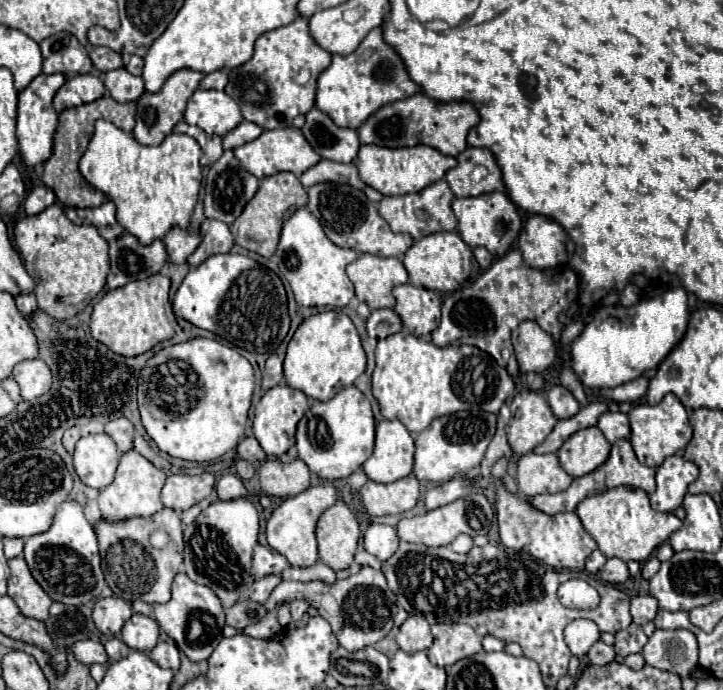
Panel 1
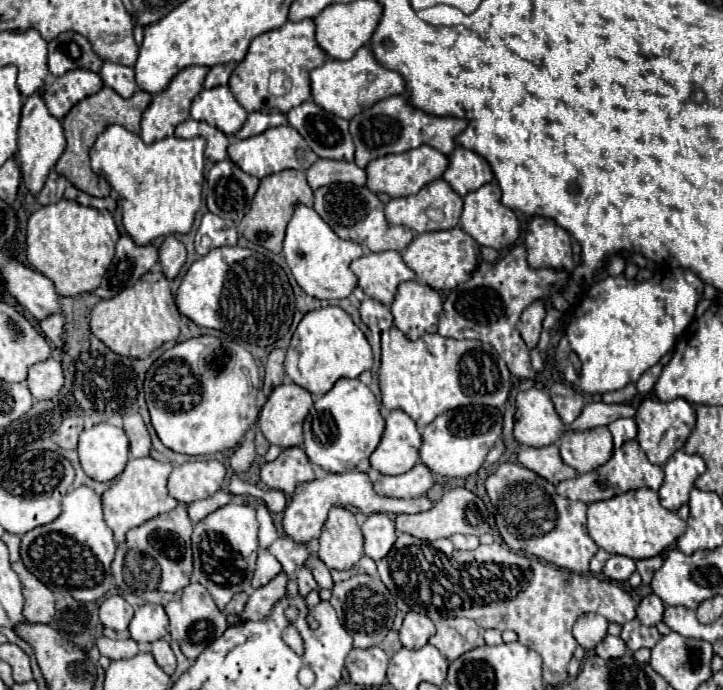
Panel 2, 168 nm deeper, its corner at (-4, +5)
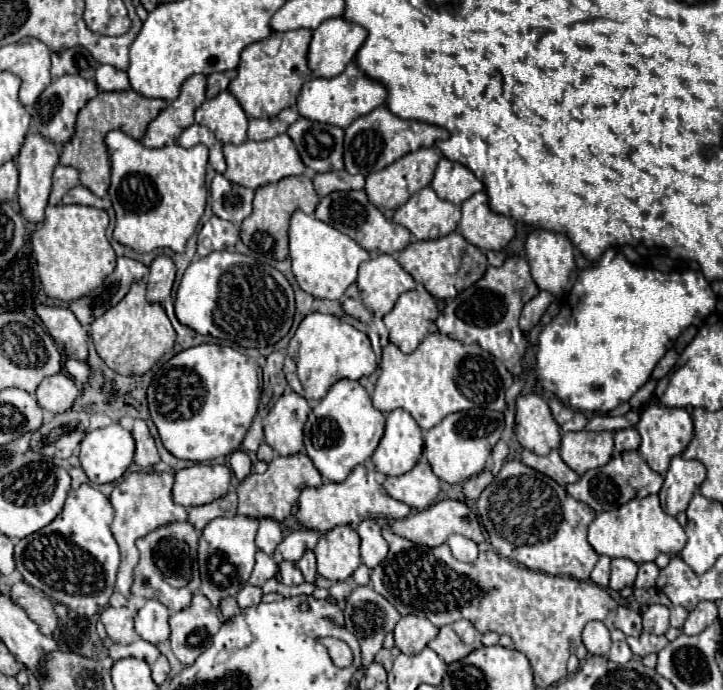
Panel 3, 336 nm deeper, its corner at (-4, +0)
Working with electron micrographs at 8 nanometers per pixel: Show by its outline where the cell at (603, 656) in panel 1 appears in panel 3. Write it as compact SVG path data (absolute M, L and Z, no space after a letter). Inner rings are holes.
M613 642L611 652L607 654L607 658L613 660L613 662L619 662L619 664L625 664L625 662L629 662L633 658L633 652L629 650L627 642Z

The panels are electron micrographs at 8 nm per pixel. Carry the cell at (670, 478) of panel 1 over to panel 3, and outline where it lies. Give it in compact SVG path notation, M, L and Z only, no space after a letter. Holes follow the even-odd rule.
M675 456L665 474L665 484L659 492L661 506L669 516L683 512L705 480L705 466L699 460L685 460Z

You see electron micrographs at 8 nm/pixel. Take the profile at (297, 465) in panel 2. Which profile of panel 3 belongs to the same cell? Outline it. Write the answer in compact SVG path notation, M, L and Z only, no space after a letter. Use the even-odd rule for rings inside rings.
M303 452L293 456L277 456L273 462L269 462L269 468L265 474L249 474L245 480L237 484L237 496L239 496L239 508L237 514L245 514L249 518L271 518L277 522L283 522L293 506L297 504L297 498L305 486L321 486L321 474L313 466L311 458Z

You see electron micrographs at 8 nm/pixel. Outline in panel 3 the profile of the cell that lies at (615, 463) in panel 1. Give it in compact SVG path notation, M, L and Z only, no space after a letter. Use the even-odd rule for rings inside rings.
M623 452L617 458L609 460L605 466L585 472L579 482L567 486L567 492L573 498L589 504L595 512L607 512L607 510L617 510L619 506L627 504L633 498L645 498L649 494L657 494L661 486L663 486L663 476L653 472L637 452Z

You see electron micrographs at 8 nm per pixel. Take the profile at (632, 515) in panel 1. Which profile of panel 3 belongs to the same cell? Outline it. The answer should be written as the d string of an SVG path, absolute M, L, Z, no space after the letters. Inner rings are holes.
M651 494L647 498L635 498L613 512L601 512L589 526L589 544L595 548L597 554L605 554L609 558L627 558L637 564L653 562L657 554L677 556L685 544L687 536L679 522L665 514L659 504L659 496Z

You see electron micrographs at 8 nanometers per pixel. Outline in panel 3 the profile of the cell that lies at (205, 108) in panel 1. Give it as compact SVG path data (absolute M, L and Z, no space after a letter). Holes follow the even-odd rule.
M229 92L205 100L195 112L195 122L209 128L225 144L241 144L247 140L247 116Z

